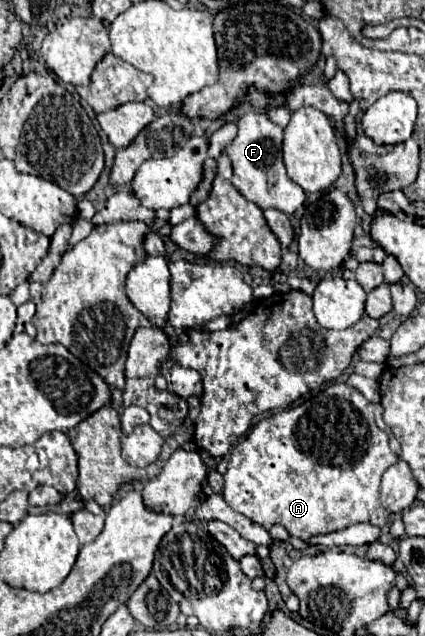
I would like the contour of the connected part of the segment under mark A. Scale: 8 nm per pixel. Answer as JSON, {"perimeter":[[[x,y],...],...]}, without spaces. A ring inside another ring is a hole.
{"perimeter":[[[330,383],[310,401],[258,421],[230,453],[222,491],[222,495],[226,493],[226,503],[264,529],[280,523],[290,535],[304,541],[352,523],[384,527],[390,513],[378,499],[380,479],[398,457],[390,451],[388,435],[374,423],[372,409],[372,403],[366,403],[356,389],[346,387],[346,383]]]}

